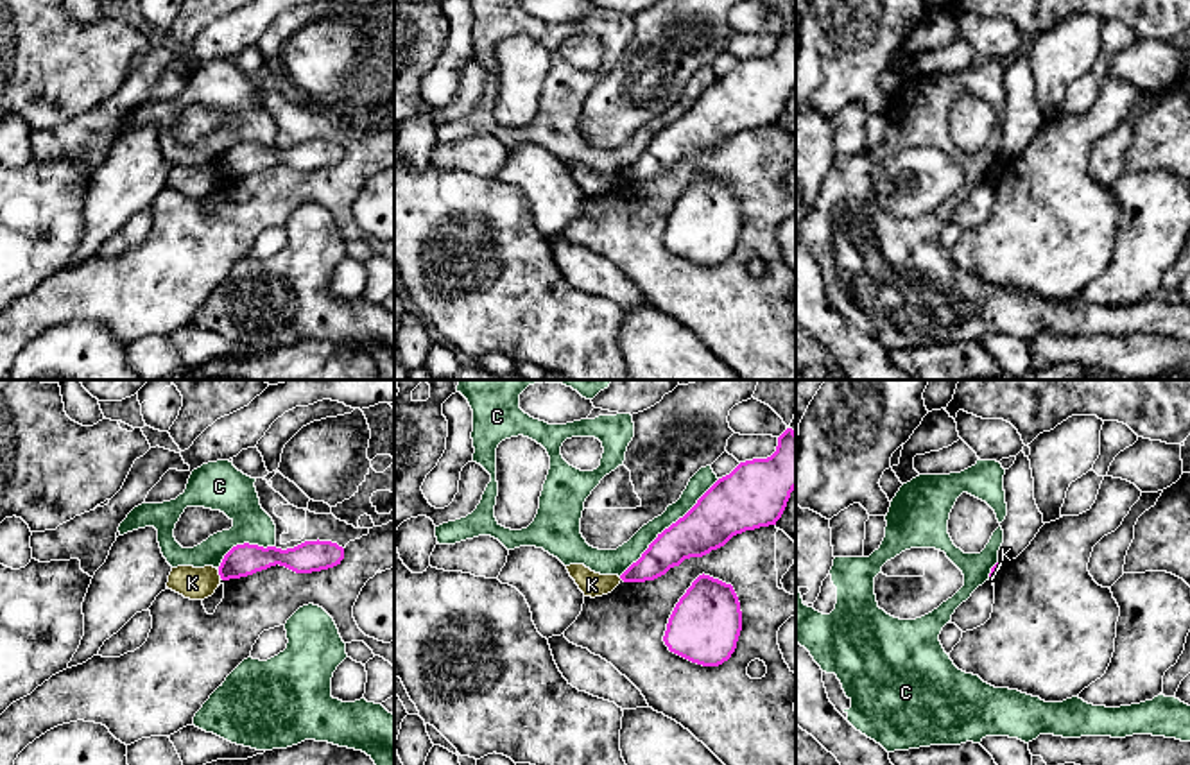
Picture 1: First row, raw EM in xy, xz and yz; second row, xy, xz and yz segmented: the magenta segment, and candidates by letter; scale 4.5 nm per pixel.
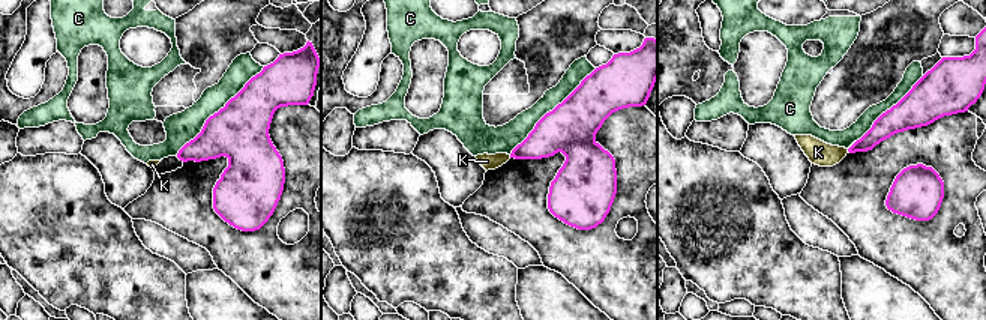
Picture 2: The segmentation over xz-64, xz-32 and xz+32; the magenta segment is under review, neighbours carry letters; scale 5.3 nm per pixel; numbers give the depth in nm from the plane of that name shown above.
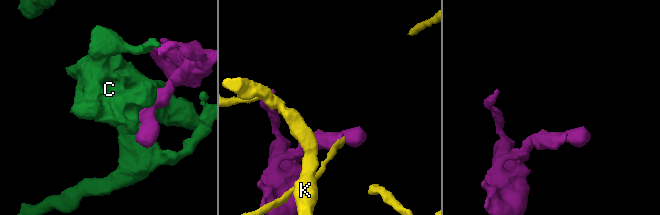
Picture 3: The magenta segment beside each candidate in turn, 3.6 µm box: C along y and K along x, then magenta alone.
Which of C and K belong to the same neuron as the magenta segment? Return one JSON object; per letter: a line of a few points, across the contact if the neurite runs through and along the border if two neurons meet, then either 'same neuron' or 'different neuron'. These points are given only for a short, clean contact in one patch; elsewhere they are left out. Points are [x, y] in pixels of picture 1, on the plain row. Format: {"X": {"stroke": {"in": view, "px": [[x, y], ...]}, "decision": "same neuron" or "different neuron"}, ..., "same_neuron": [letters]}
{"C": {"decision": "different neuron"}, "K": {"stroke": {"in": "xy", "px": [[217, 169], [221, 176]]}, "decision": "different neuron"}, "same_neuron": []}

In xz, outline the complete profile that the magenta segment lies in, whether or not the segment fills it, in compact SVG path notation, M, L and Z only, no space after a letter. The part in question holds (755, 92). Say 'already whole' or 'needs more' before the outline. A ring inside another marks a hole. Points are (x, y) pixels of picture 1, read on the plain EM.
already whole | M787 27L771 56L740 61L719 77L620 177L654 179L685 158L724 145L737 133L776 124L794 88L796 30Z

